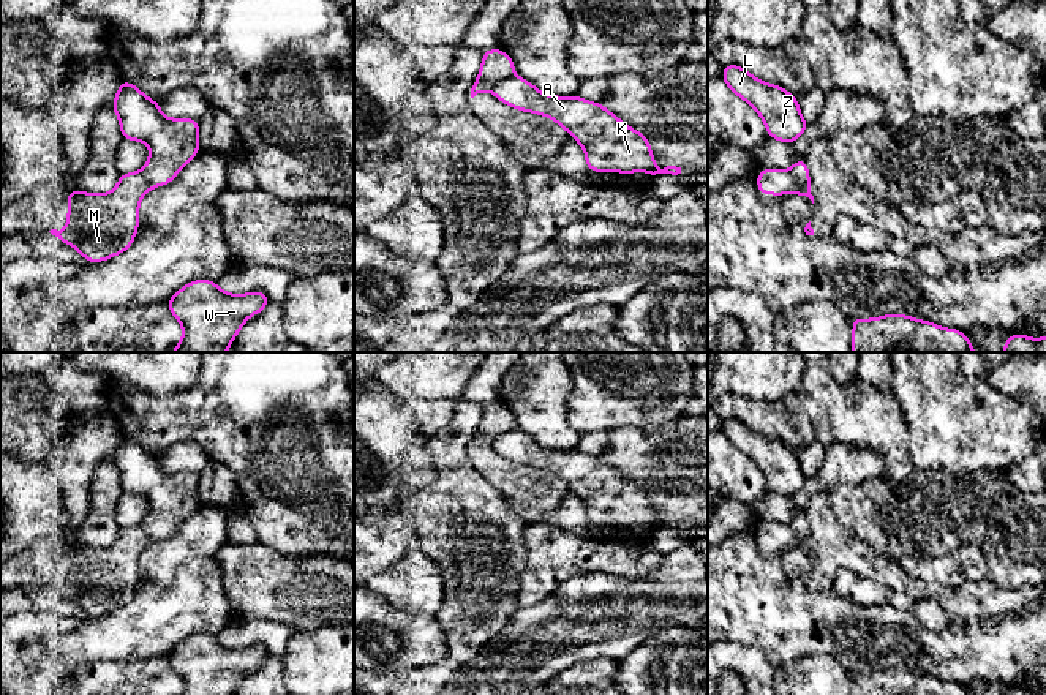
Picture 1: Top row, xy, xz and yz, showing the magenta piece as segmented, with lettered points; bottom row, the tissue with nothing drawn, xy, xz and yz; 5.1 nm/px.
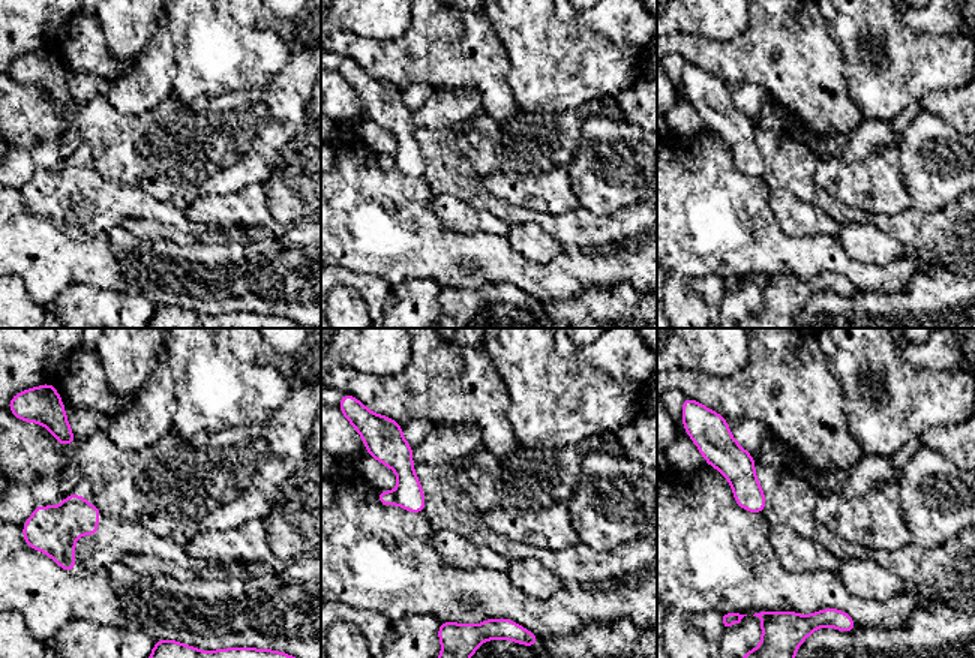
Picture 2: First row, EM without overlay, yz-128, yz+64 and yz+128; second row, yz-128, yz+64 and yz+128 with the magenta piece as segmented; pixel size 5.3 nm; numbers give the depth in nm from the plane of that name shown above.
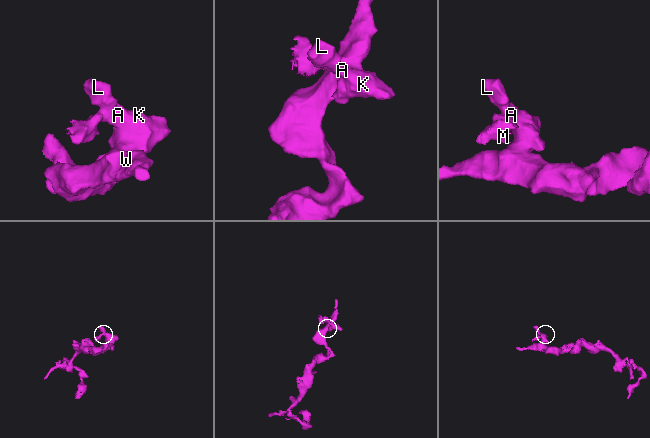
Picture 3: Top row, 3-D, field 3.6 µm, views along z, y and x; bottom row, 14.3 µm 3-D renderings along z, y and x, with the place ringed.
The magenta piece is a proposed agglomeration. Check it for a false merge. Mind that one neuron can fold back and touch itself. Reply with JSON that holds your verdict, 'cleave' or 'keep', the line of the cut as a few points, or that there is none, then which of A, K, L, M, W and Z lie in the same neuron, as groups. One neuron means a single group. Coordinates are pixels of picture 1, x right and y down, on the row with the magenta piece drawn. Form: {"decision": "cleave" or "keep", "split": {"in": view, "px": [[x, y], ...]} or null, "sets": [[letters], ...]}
{"decision": "cleave", "split": {"in": "yz", "px": [[789, 171], [801, 187], [809, 187]]}, "sets": [["A", "K", "L", "W", "Z"], ["M"]]}

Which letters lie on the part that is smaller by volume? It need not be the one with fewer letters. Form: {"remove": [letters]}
{"remove": ["M"]}

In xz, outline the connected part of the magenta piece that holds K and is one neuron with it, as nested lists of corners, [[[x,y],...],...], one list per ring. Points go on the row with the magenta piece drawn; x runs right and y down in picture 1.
[[[518,76],[501,79],[493,87],[493,95],[504,104],[517,107],[521,112],[540,114],[561,125],[583,147],[588,171],[624,174],[648,171],[649,180],[653,180],[659,174],[681,174],[681,167],[676,166],[657,169],[646,136],[624,125],[613,112],[607,111],[600,103],[593,103],[577,95],[545,95],[539,92],[536,85]]]

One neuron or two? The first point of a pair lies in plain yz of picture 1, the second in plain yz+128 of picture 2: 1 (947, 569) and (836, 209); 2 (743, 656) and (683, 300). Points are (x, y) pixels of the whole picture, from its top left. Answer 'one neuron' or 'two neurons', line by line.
1: two neurons
2: two neurons

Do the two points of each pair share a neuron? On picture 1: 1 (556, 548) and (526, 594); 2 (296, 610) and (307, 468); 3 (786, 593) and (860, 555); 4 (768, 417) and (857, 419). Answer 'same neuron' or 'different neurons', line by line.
1: same neuron
2: different neurons
3: different neurons
4: same neuron

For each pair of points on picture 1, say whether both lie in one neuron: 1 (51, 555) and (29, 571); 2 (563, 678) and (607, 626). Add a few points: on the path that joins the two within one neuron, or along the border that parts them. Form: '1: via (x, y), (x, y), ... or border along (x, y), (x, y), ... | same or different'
1: via (46, 559), (33, 566) | same
2: border along (579, 662), (563, 668), (555, 678) | different

